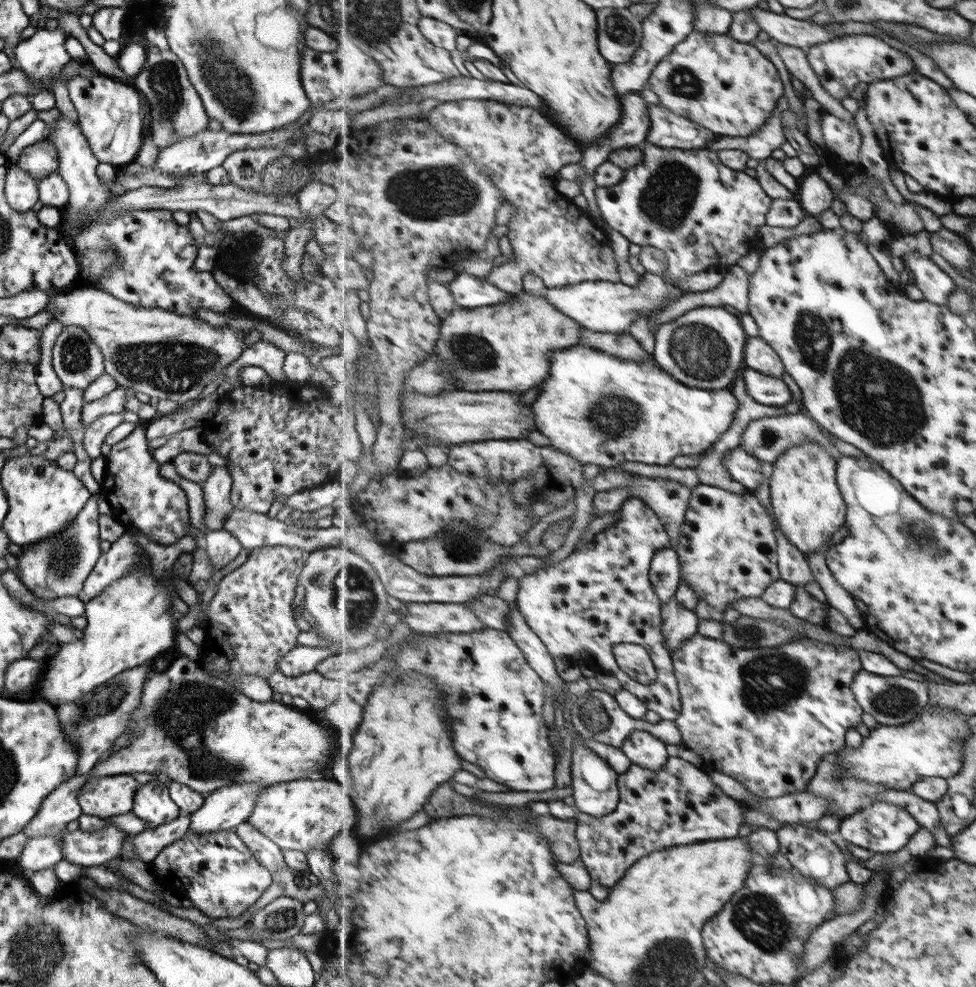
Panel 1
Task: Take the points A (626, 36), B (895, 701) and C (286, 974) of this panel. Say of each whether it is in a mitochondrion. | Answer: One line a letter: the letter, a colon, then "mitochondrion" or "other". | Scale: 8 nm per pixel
A: mitochondrion
B: mitochondrion
C: other

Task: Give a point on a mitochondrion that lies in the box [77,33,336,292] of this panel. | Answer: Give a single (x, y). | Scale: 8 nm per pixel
(163, 80)

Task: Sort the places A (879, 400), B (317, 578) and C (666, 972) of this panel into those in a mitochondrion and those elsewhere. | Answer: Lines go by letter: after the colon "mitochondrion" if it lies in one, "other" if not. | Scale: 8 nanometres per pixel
A: mitochondrion
B: mitochondrion
C: mitochondrion

